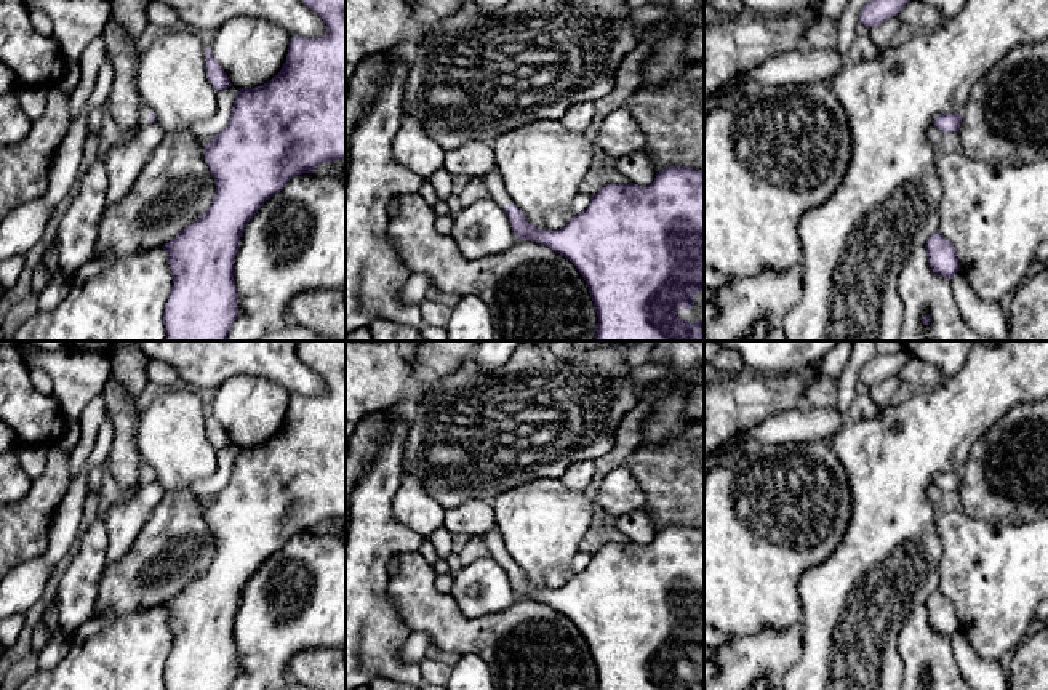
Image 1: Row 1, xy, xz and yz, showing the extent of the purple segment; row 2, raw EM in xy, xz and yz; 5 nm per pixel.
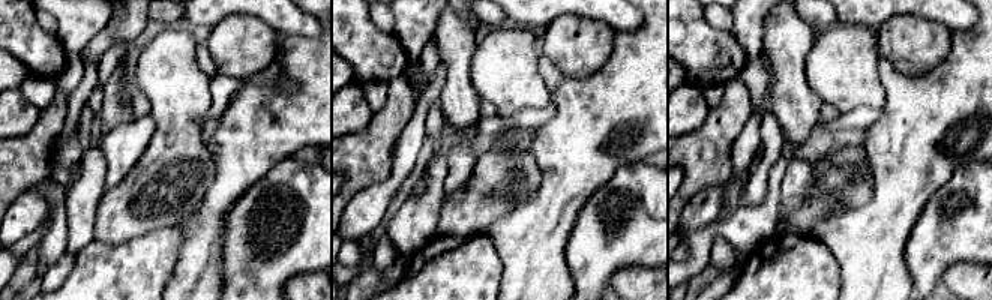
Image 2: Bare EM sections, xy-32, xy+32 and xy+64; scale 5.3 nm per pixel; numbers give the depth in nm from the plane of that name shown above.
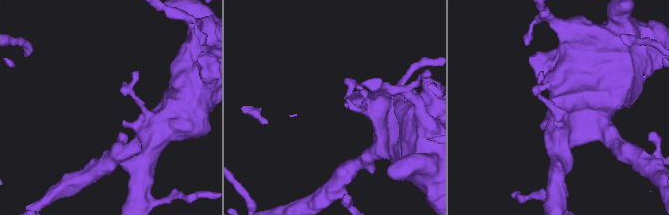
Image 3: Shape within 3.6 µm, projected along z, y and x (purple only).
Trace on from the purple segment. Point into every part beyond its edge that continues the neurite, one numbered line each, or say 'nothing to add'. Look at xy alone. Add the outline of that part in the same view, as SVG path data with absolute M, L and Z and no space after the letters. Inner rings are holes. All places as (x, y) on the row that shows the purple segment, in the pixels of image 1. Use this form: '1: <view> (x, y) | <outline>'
1: xy (144, 109) | M141 102L141 126L150 125L150 107Z

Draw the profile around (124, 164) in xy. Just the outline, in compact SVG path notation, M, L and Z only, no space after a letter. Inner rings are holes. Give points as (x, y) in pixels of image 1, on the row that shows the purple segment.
M155 123L123 134L122 142L117 144L102 162L109 175L107 203L117 203L126 197L162 139L163 131Z

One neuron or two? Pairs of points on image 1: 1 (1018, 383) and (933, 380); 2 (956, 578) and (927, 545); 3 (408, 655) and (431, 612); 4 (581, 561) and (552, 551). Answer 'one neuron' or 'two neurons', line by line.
1: two neurons
2: two neurons
3: two neurons
4: two neurons

